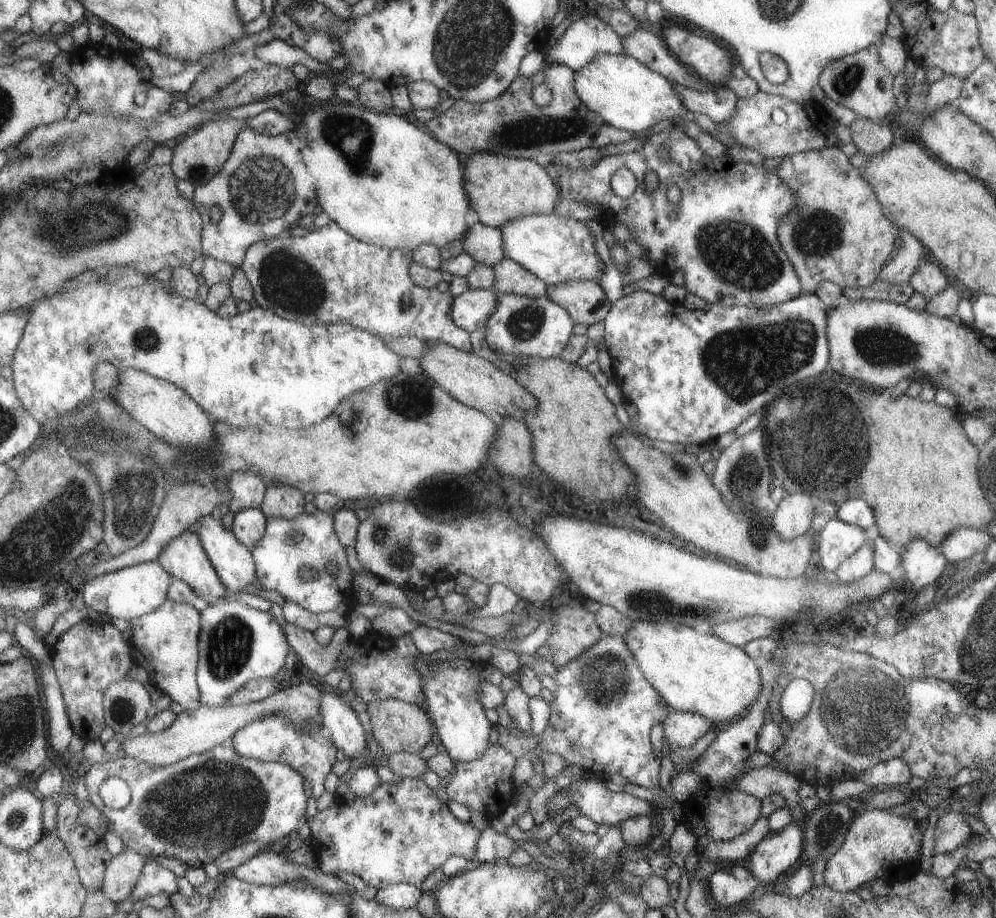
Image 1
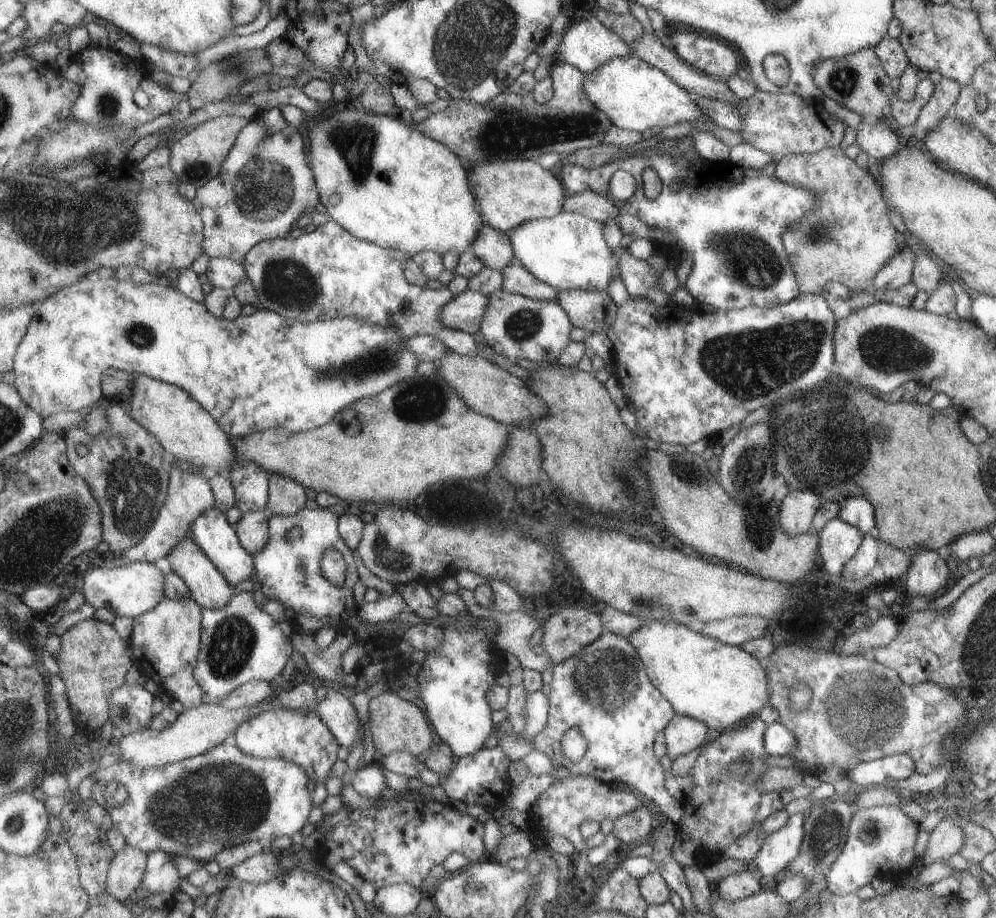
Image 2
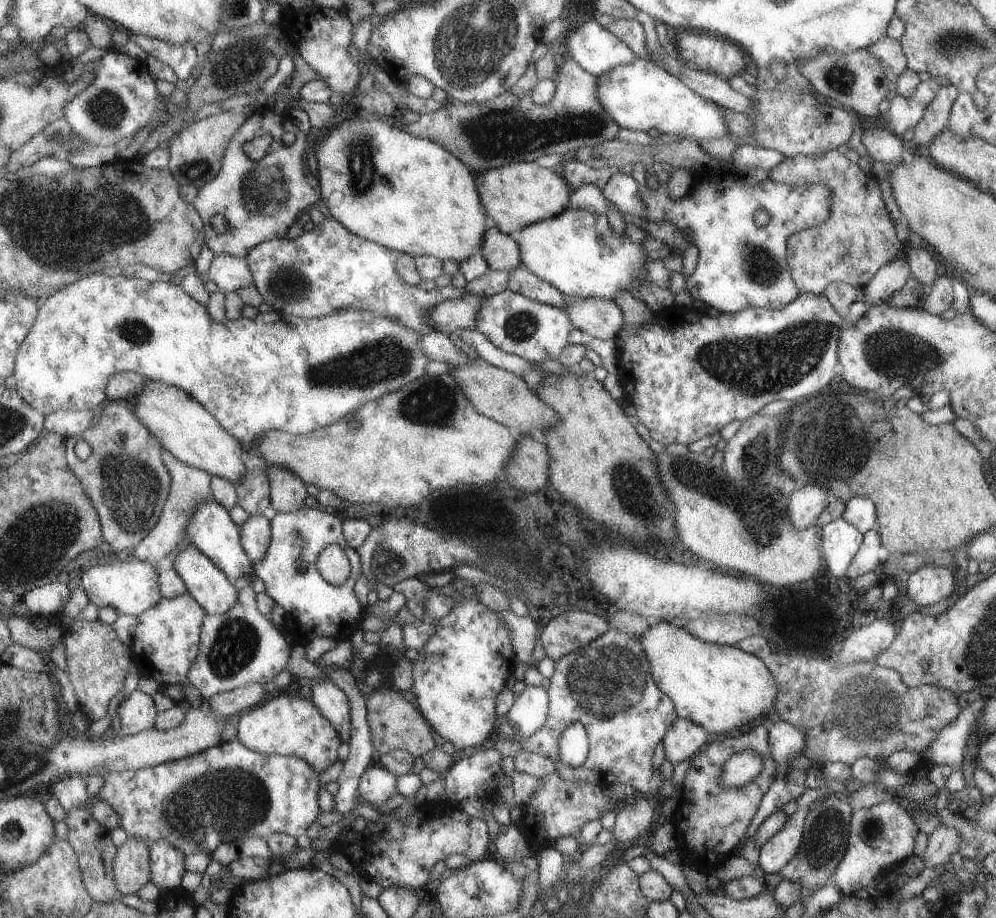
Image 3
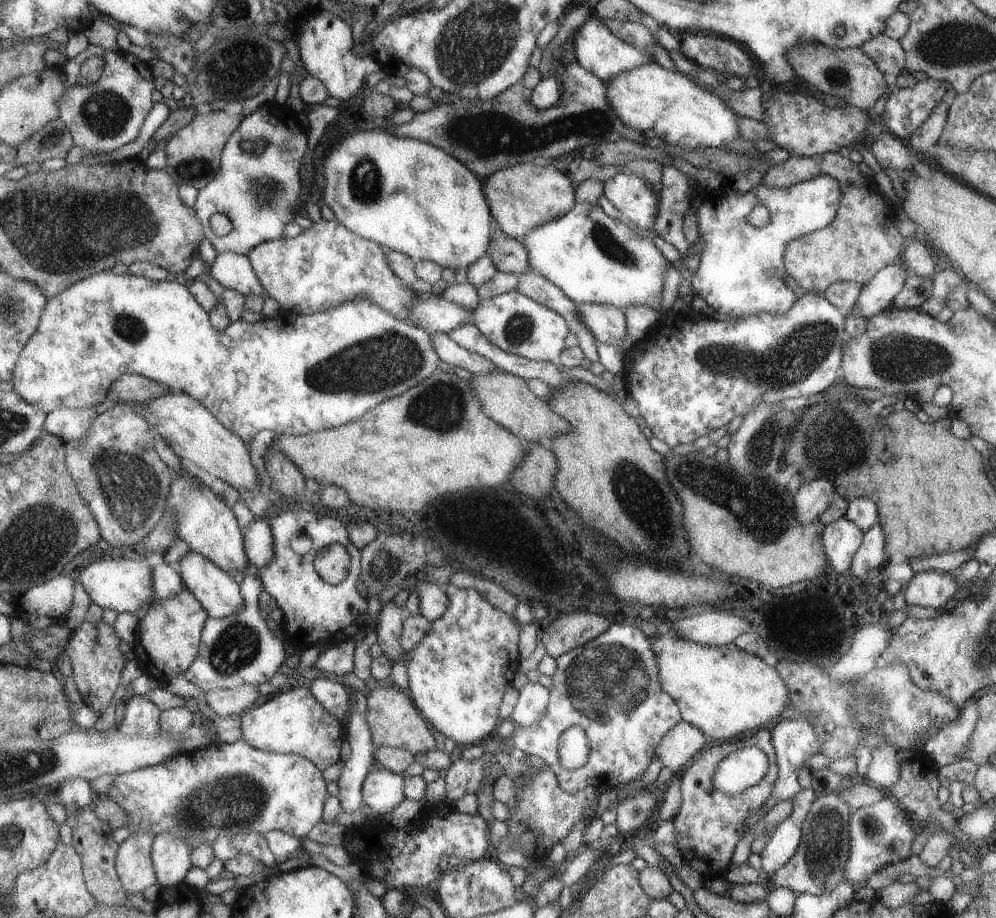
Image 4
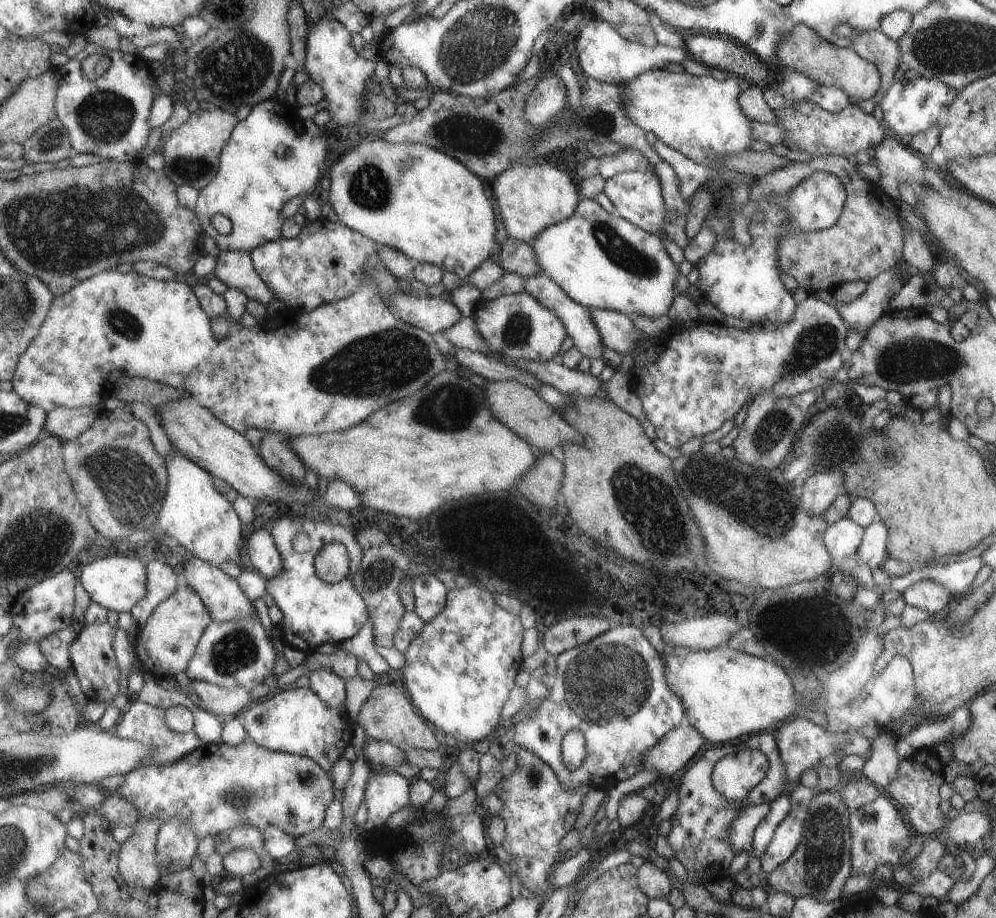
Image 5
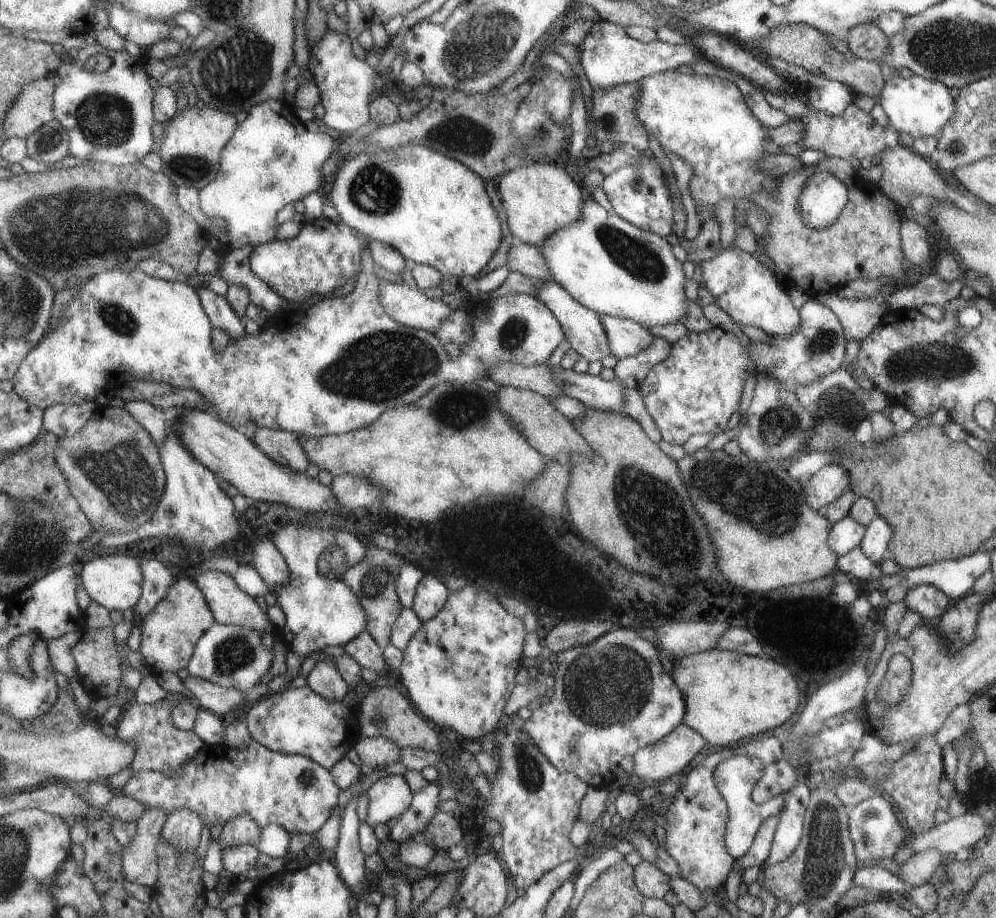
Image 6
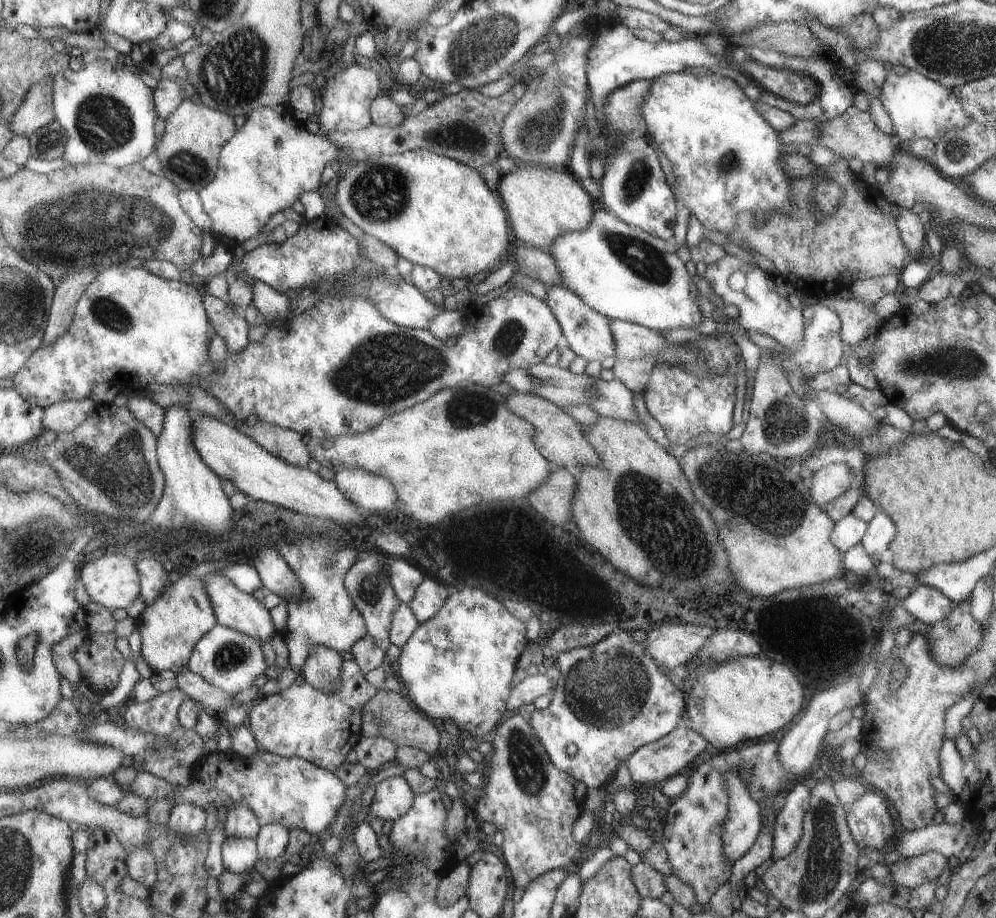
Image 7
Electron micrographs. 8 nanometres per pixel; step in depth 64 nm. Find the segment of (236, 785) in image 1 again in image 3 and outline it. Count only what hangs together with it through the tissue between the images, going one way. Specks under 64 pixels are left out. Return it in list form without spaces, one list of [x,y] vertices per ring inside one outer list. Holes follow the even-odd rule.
[[[237,738],[223,741],[216,747],[211,747],[206,751],[188,756],[187,758],[137,771],[135,769],[127,769],[121,772],[111,771],[103,776],[105,782],[103,783],[102,790],[99,791],[97,799],[108,801],[111,806],[115,807],[120,816],[120,826],[127,832],[129,837],[144,840],[151,847],[160,840],[166,840],[170,845],[180,848],[186,855],[205,852],[208,856],[211,856],[212,852],[215,852],[217,847],[221,846],[224,842],[230,843],[245,837],[263,837],[264,839],[268,839],[275,833],[287,833],[297,838],[298,836],[303,836],[303,834],[305,835],[305,830],[315,822],[317,814],[321,811],[318,803],[318,792],[321,791],[319,787],[319,773],[306,760],[291,755],[261,754],[243,746]]]

